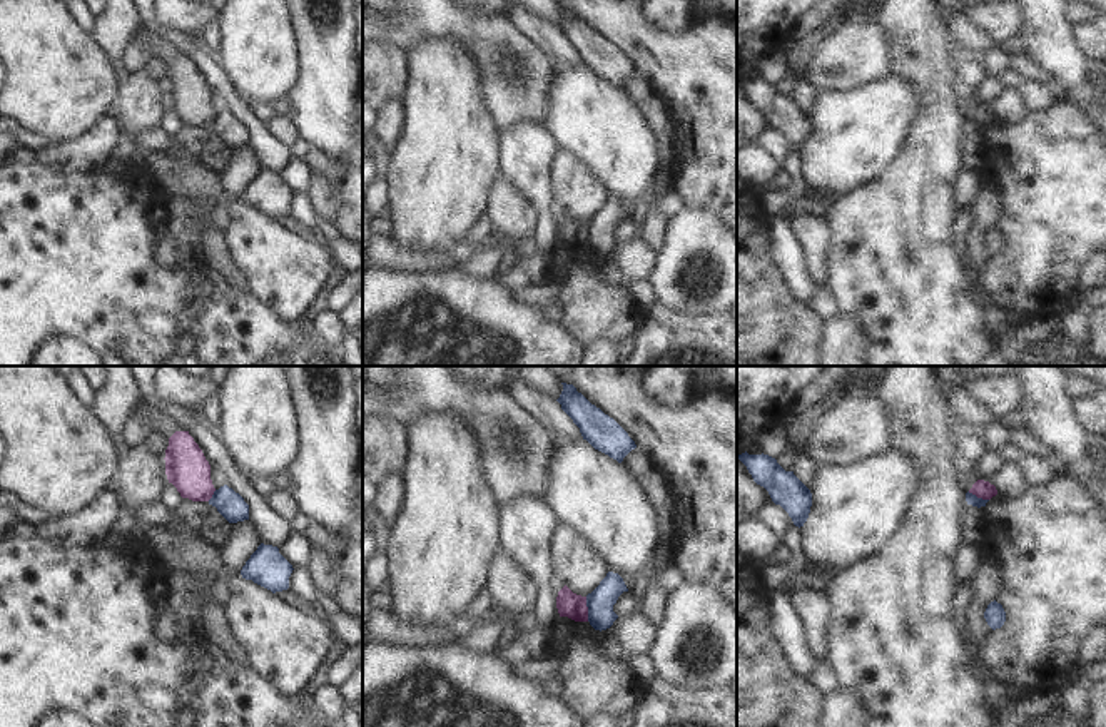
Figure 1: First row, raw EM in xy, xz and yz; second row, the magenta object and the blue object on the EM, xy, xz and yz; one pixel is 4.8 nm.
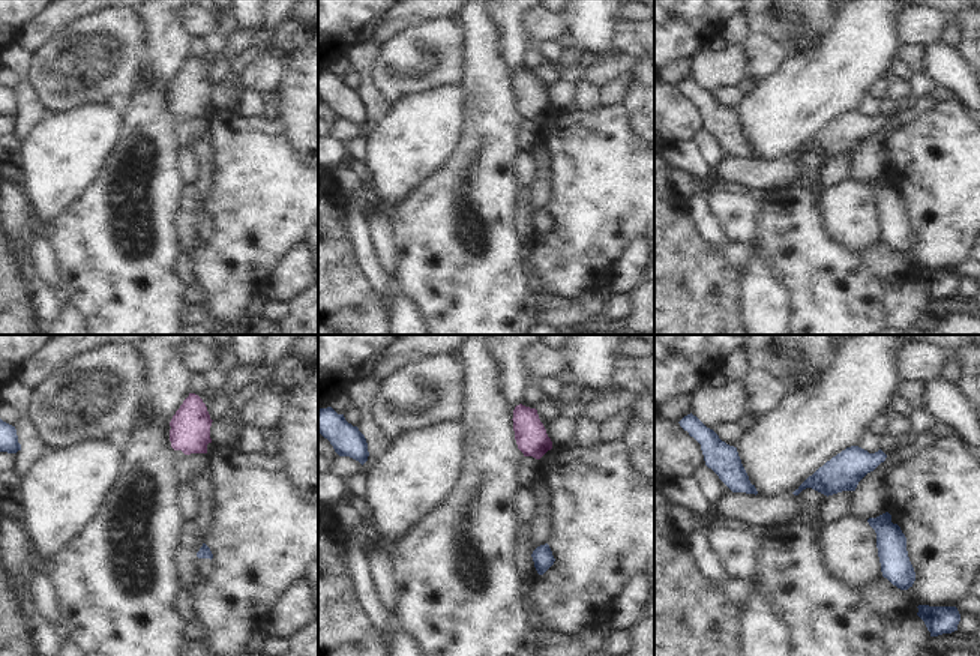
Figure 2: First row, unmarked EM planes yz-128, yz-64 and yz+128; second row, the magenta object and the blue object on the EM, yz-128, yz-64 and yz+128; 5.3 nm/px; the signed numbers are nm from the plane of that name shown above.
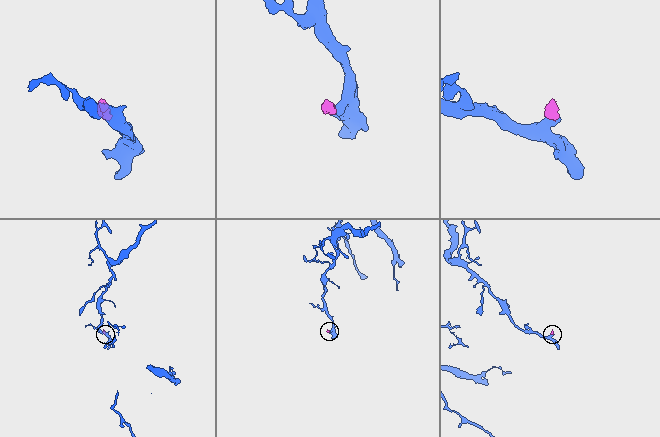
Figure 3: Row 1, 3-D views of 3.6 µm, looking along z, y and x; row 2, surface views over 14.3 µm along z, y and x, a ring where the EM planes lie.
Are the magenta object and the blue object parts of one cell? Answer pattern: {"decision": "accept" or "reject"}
{"decision": "reject"}

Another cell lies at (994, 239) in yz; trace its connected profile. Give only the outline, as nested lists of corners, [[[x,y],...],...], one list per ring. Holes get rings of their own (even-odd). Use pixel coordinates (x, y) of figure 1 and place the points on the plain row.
[[[996,226],[991,227],[984,237],[984,244],[987,247],[987,251],[996,256],[1001,254],[1006,247],[1006,237],[1002,234],[1001,229],[997,229]]]

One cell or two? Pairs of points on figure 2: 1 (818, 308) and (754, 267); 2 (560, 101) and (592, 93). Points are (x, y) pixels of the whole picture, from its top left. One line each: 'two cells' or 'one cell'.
1: two cells
2: two cells

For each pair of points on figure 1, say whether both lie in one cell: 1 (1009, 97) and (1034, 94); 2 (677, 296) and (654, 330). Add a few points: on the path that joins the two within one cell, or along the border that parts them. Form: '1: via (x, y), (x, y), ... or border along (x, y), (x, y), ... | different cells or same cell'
1: border along (1023, 81), (1021, 97), (1028, 111) | different cells
2: border along (657, 305), (685, 315), (707, 316) | different cells

